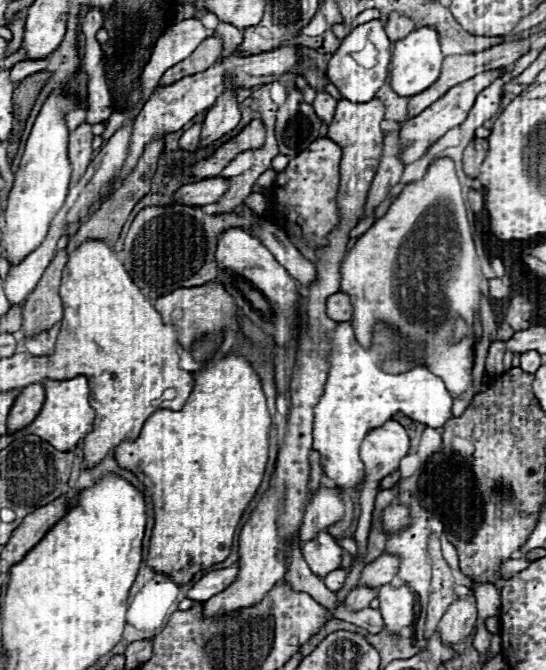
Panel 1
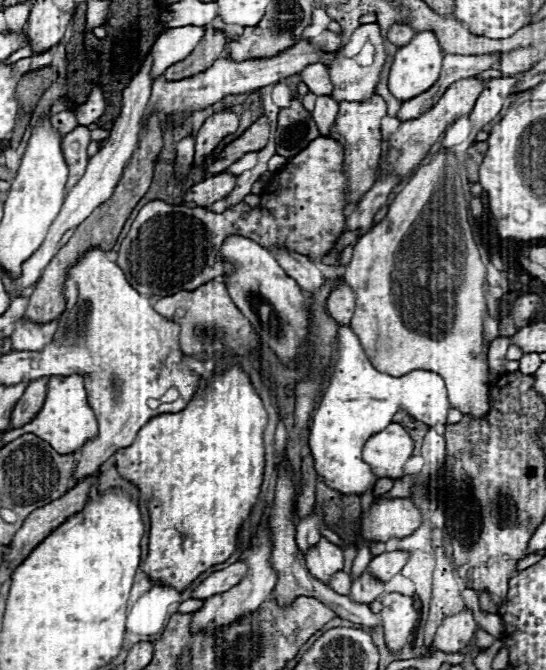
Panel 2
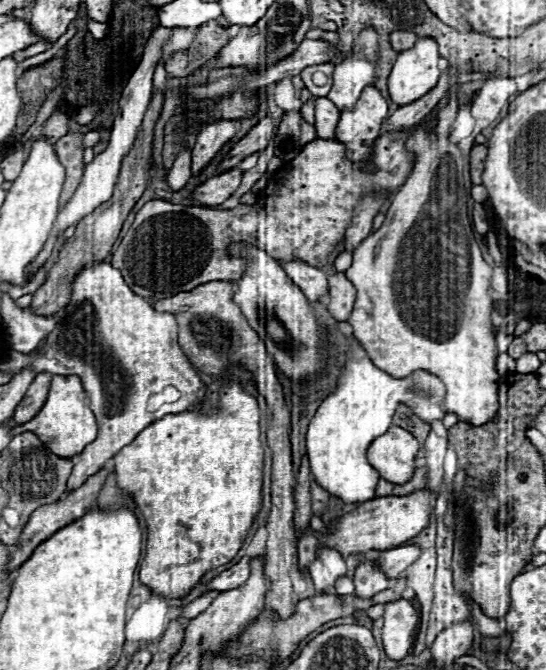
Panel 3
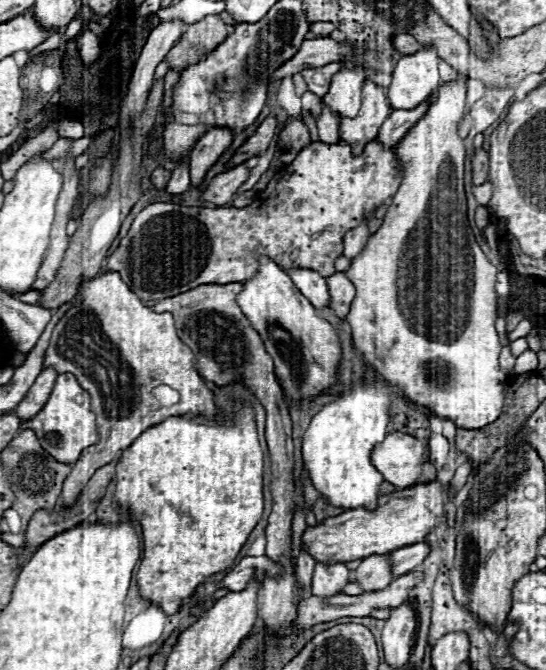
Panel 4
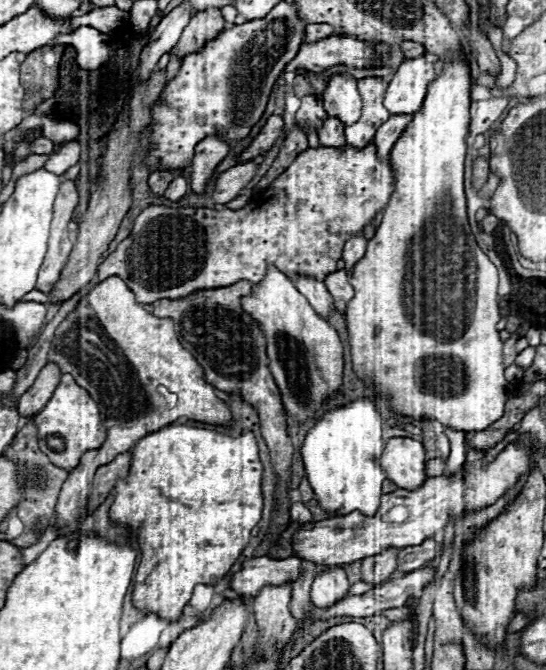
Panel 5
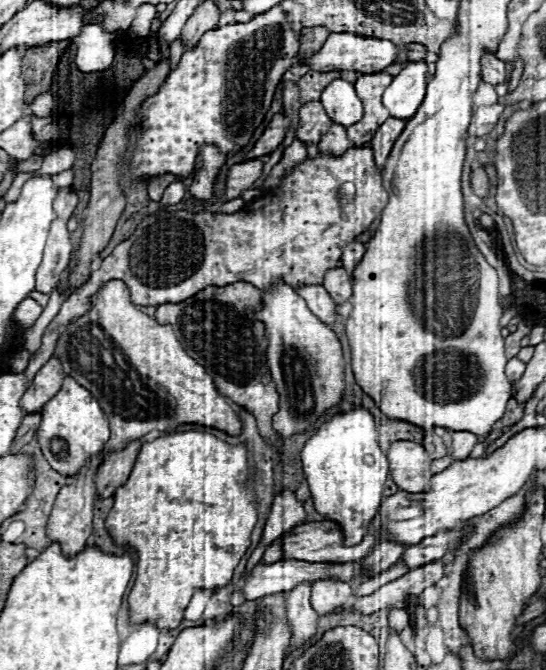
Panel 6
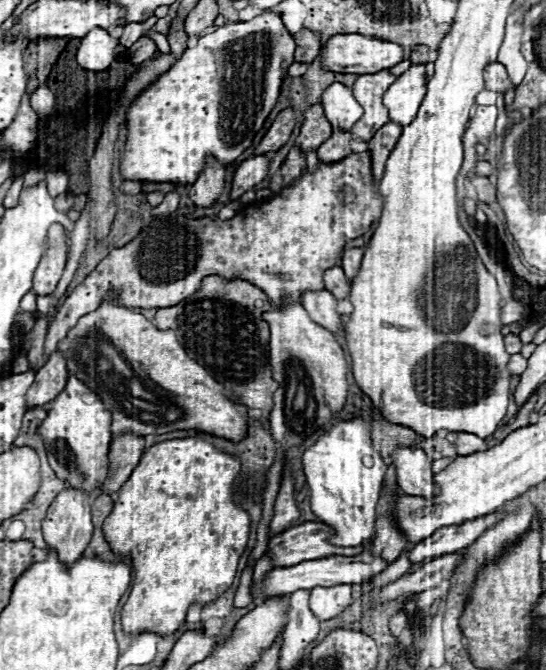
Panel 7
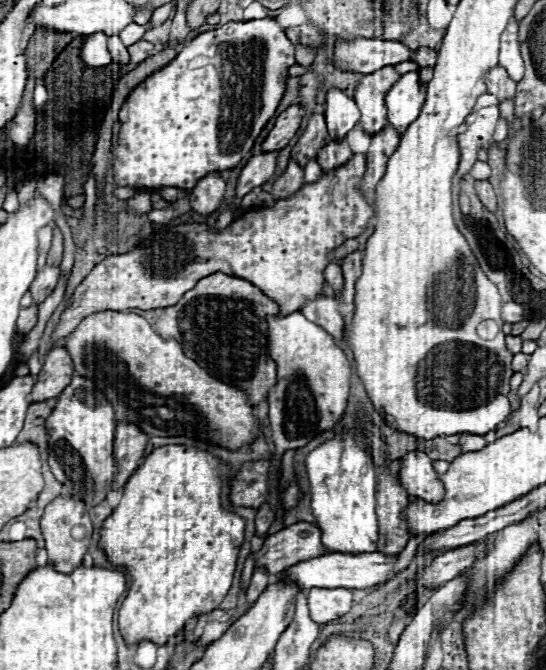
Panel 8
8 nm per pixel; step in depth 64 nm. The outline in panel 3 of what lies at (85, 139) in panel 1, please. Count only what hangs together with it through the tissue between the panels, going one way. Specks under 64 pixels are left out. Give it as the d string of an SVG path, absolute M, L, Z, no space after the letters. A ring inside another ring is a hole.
M66 134L64 138L60 138L56 142L54 150L56 150L58 160L66 168L66 180L64 180L64 188L62 188L62 194L60 194L60 208L64 208L68 198L72 198L72 194L76 192L76 186L80 184L80 178L82 178L82 172L84 172L82 134Z

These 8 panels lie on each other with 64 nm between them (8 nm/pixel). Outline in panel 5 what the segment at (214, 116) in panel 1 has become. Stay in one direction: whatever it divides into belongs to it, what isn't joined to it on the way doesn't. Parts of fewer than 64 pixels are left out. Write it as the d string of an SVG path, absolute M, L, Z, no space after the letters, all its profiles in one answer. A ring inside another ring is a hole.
M204 138L196 146L196 154L190 166L190 188L196 194L204 194L208 188L208 182L216 170L216 166L226 158L228 154L228 144L222 142L220 138Z

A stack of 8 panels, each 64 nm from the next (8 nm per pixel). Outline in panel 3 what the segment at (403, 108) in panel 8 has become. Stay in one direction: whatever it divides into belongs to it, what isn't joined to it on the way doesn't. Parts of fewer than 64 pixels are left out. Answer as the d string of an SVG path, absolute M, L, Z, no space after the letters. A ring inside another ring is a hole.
M418 38L414 48L398 54L388 76L388 92L394 104L406 106L432 90L440 78L438 44L432 38Z

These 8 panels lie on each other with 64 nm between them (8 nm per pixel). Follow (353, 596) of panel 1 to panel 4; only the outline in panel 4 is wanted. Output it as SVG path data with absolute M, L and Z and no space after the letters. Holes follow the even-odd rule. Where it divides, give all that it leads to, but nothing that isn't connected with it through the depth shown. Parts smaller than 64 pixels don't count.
M380 554L380 556L368 556L362 560L362 564L356 570L356 582L362 586L364 592L372 590L382 590L394 580L392 576L392 564L390 564L390 554Z

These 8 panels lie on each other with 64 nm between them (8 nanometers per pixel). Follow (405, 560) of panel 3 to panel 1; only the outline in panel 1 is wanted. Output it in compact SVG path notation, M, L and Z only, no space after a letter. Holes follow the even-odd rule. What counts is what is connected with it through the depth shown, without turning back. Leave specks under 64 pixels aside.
M382 554L374 562L364 566L360 584L370 586L370 588L380 588L392 580L392 576L396 574L398 568L400 568L400 558L396 558L392 554Z

